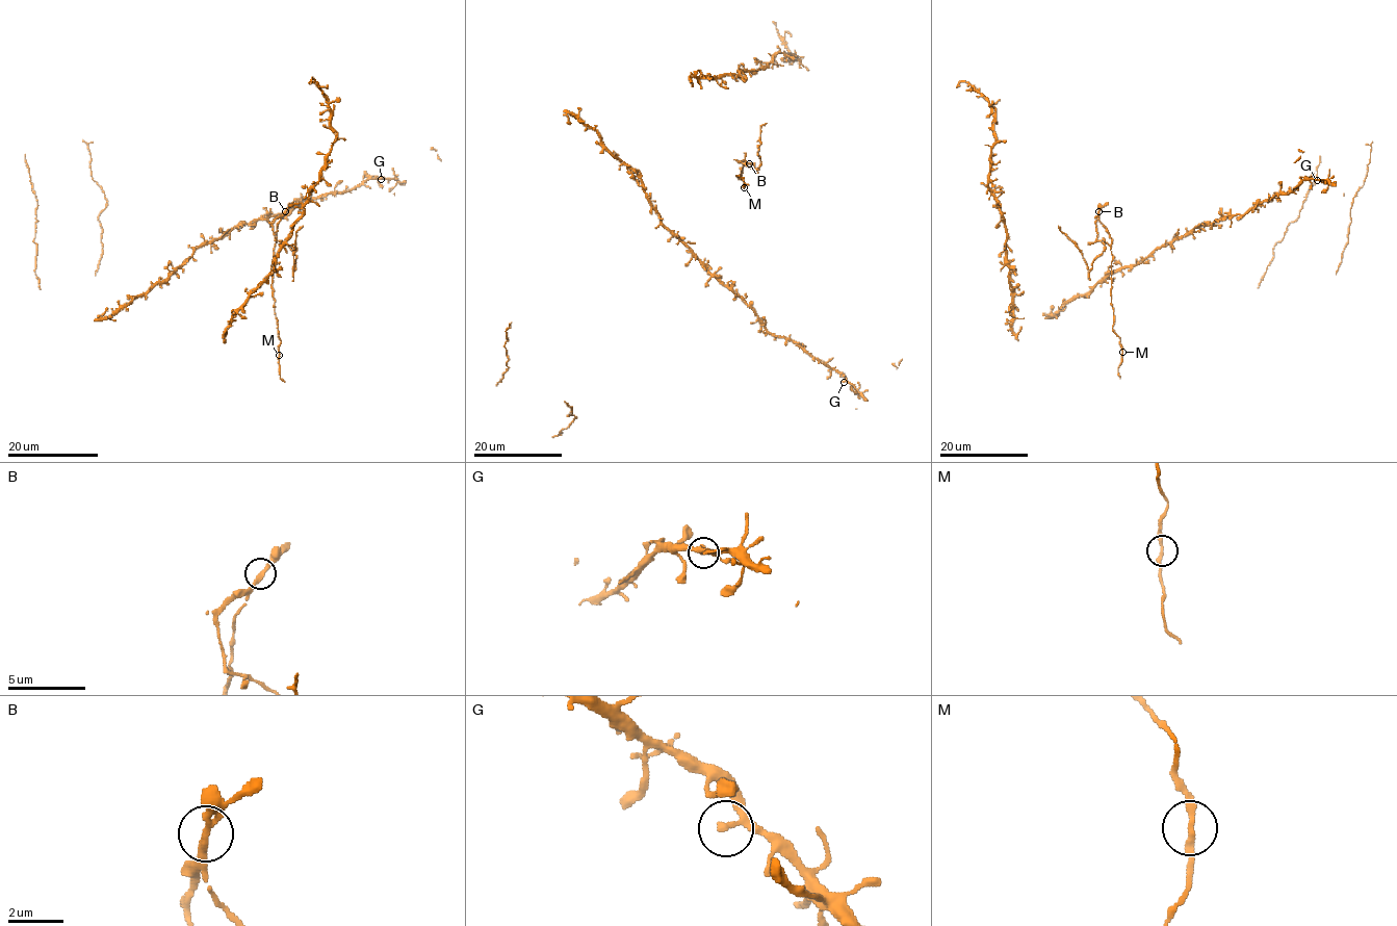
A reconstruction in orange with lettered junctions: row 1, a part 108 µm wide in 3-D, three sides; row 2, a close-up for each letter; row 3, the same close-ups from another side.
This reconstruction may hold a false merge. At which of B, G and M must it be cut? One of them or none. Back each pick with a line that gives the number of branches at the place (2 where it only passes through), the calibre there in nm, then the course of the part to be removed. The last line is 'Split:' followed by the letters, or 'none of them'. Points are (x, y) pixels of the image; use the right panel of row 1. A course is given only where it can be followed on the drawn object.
B: branches 2; calibre 240 nm; course (1098, 211), (1096, 239), (1105, 250), (1089, 269), (1081, 251), (1058, 226)
Split: B

